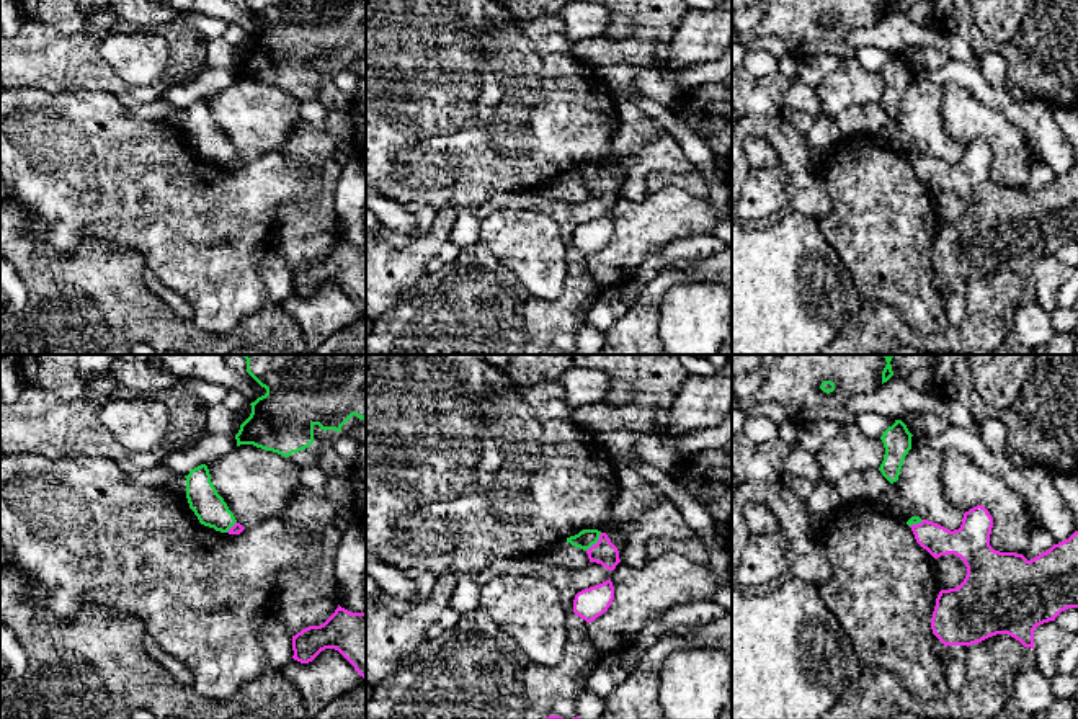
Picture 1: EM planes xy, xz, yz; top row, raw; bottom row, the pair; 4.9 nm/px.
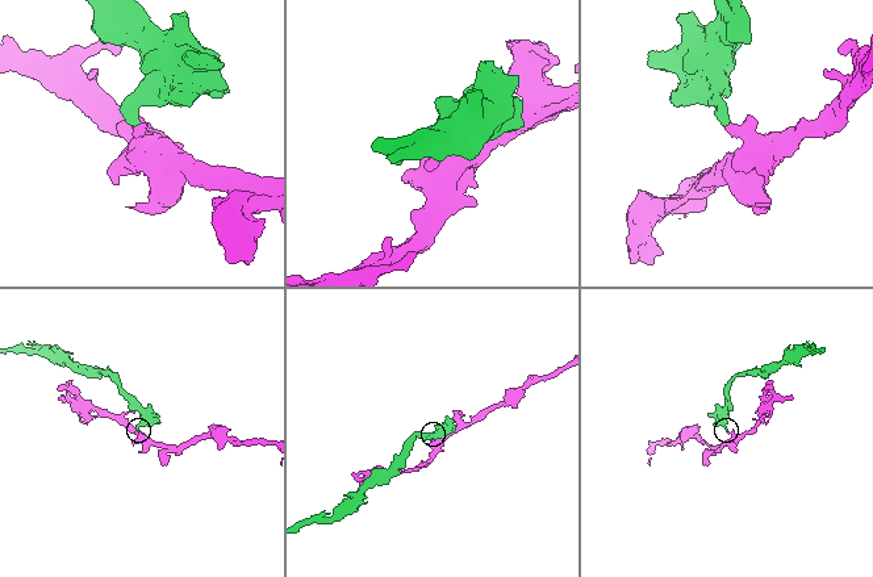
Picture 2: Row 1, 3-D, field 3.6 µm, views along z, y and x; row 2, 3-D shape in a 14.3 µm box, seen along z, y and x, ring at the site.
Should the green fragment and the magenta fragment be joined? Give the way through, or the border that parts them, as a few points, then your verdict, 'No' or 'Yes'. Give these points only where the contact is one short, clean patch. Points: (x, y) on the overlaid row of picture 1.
Boundary: xz (601, 533), (585, 549). No

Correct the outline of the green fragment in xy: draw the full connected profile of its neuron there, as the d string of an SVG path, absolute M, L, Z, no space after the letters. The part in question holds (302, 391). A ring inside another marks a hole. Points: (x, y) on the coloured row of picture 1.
M242 355L247 373L266 389L266 394L252 402L250 417L235 435L237 446L253 444L278 453L301 467L318 466L325 443L335 444L341 436L366 422L366 355Z

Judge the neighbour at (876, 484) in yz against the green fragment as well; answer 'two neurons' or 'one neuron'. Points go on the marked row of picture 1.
two neurons

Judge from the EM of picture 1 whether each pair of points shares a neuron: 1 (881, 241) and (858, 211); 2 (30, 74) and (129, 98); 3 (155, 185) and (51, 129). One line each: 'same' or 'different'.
1: same
2: same
3: same

